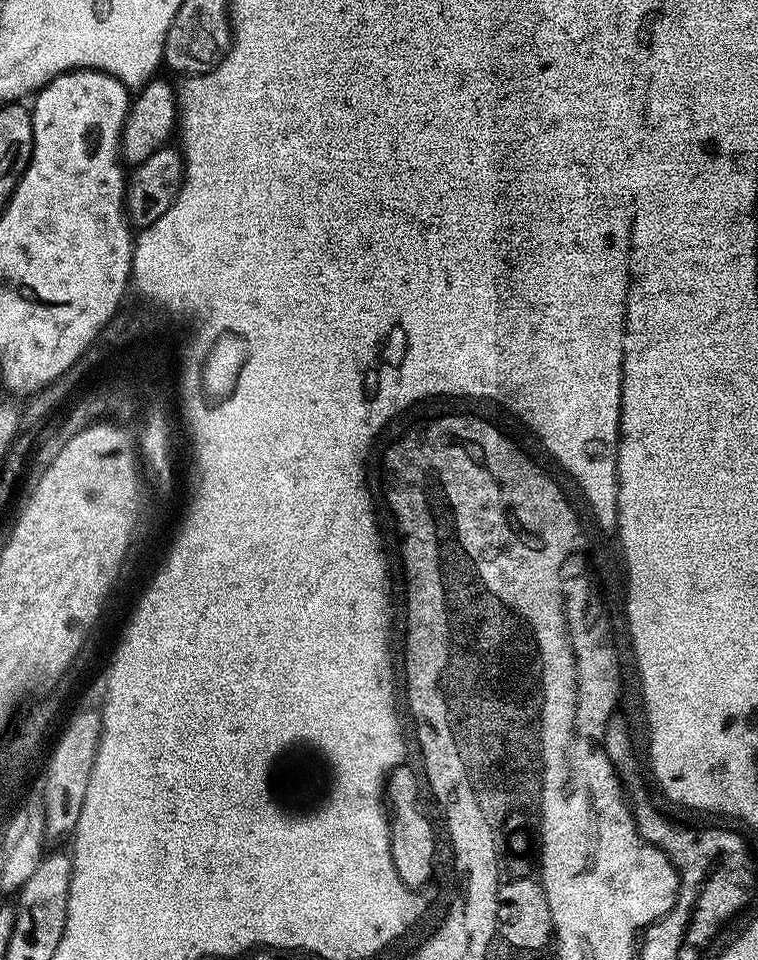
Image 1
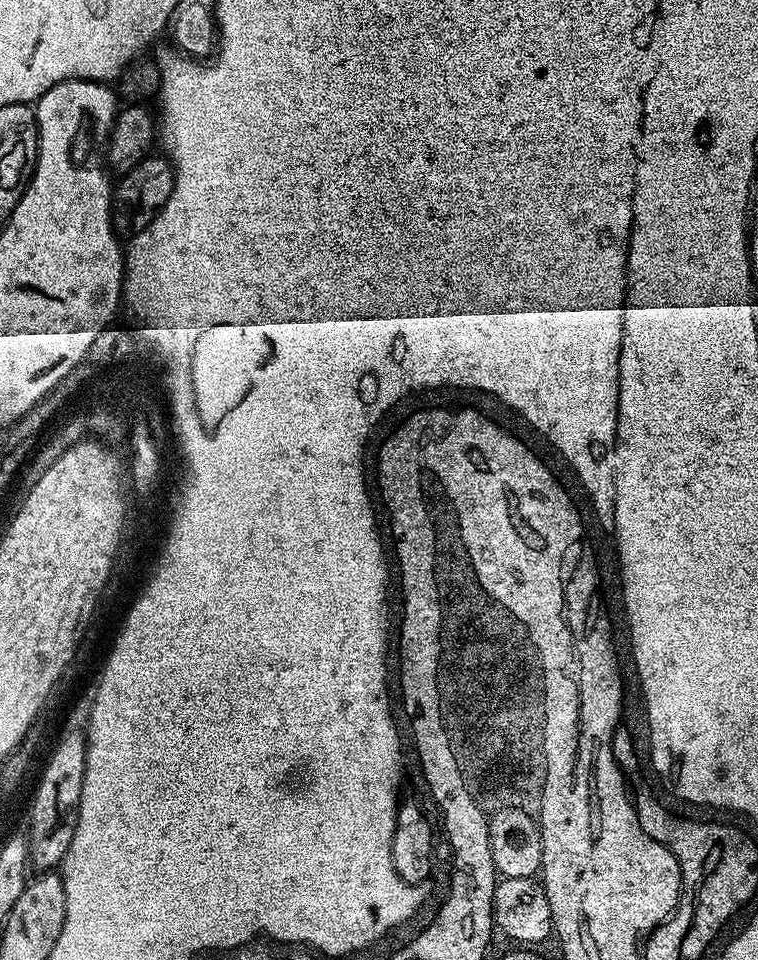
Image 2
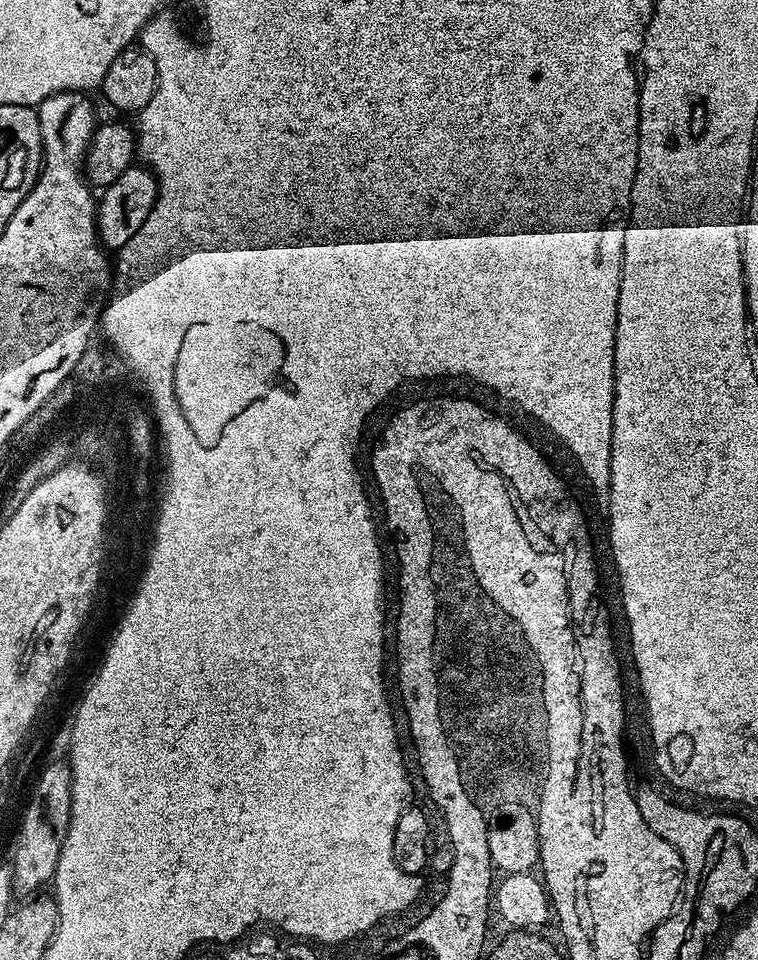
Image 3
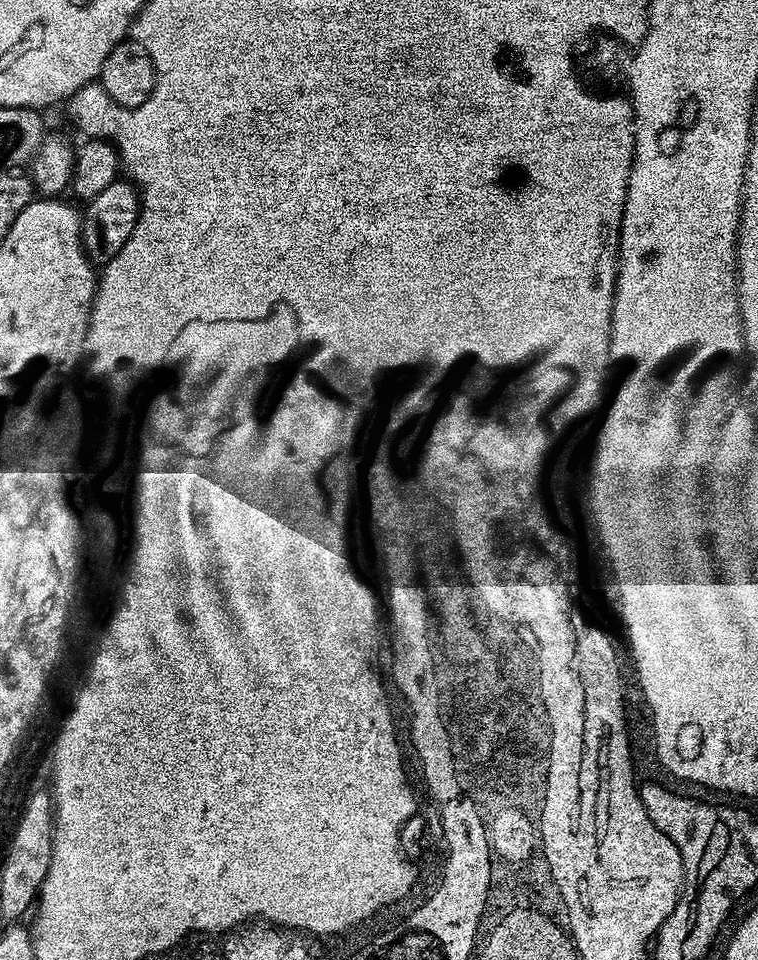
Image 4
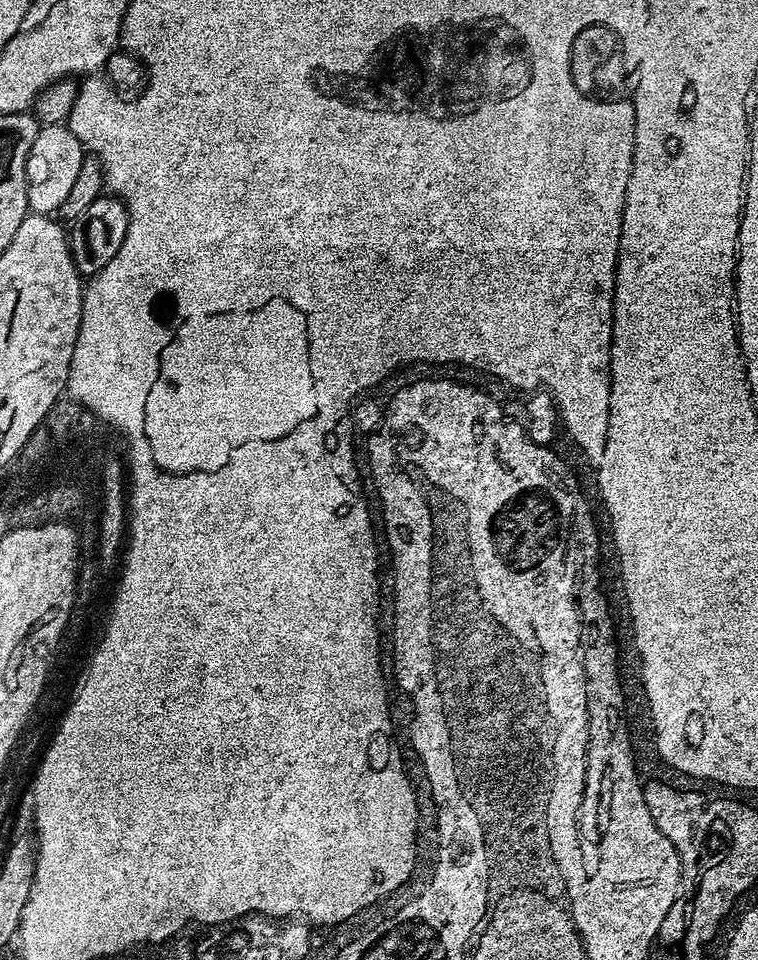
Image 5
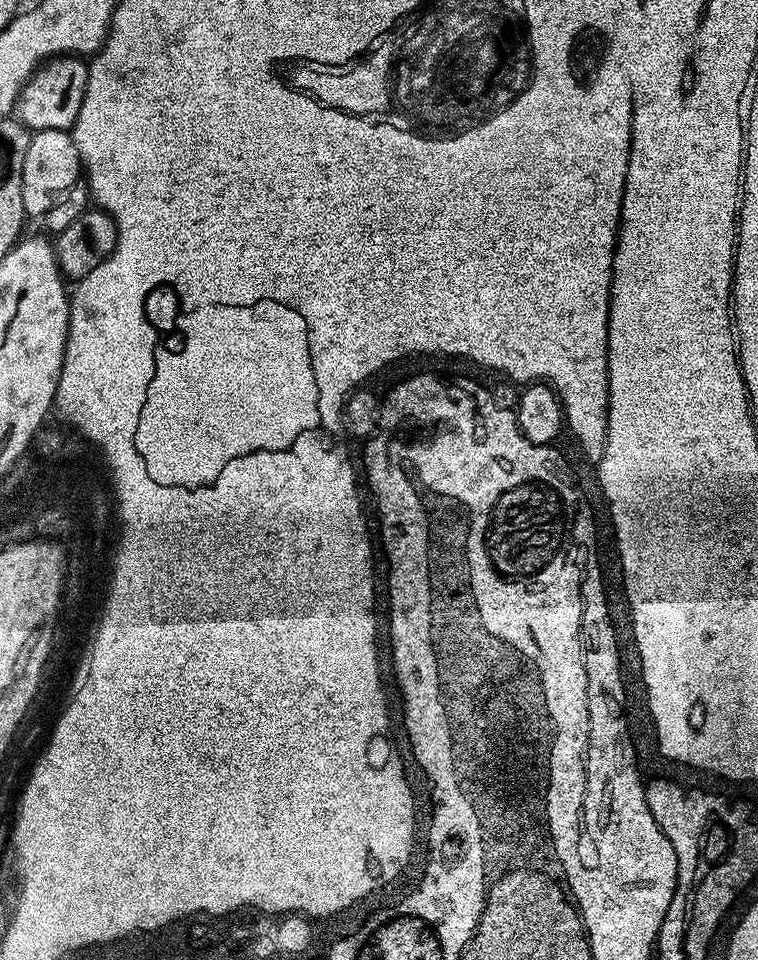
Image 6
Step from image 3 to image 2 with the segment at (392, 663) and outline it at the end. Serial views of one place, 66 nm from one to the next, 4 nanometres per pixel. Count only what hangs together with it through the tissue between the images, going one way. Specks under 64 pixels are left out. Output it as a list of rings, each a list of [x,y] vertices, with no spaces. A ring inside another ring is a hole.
[[[372,420],[372,428],[364,432],[364,444],[360,444],[360,484],[364,484],[364,500],[368,500],[368,509],[372,512],[372,532],[376,532],[376,541],[380,543],[380,560],[384,560],[384,656],[380,656],[380,664],[384,664],[384,685],[386,686],[386,710],[388,725],[396,736],[396,807],[416,804],[412,796],[416,796],[416,784],[412,784],[412,768],[424,776],[428,768],[424,768],[424,756],[420,756],[420,740],[416,740],[416,716],[408,712],[408,692],[404,692],[404,624],[408,624],[408,584],[404,584],[404,560],[400,560],[400,532],[396,532],[396,512],[392,512],[392,504],[388,504],[388,492],[384,492],[384,476],[380,476],[380,464],[384,464],[384,448],[396,438],[394,432],[388,432],[386,424],[380,420]]]

